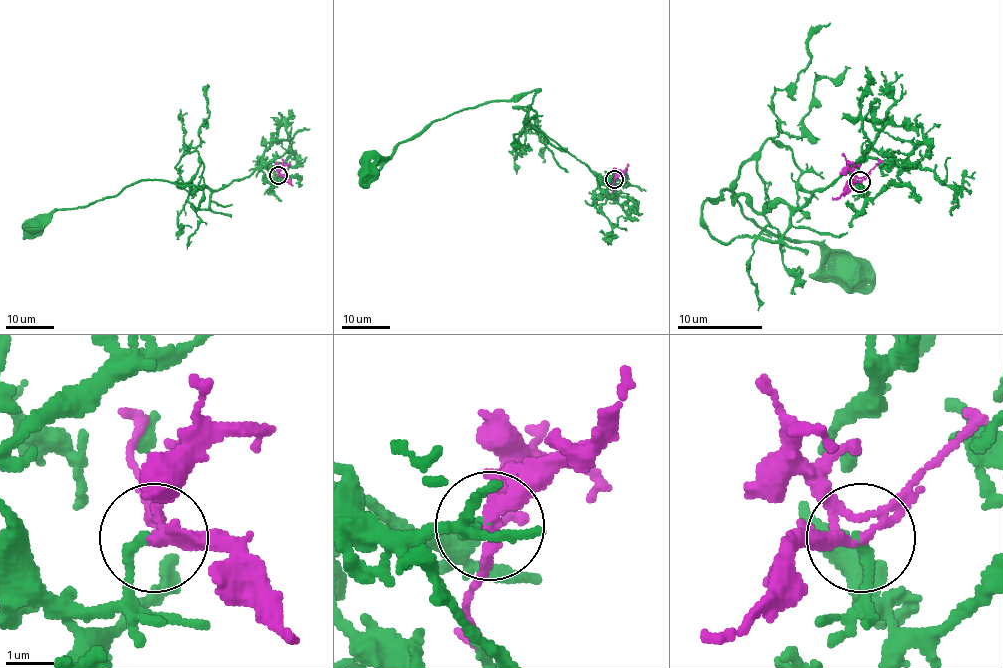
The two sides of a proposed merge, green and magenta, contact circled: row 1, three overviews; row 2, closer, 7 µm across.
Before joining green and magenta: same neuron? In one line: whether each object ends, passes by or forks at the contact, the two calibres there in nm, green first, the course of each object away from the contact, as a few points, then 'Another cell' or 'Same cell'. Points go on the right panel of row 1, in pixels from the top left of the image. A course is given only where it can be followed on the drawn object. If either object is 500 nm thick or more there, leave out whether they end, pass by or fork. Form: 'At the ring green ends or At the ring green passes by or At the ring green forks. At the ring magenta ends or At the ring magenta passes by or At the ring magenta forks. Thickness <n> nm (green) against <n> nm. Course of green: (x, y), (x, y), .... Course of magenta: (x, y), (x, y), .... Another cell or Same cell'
At the ring green ends. At the ring magenta forks. Thickness 200 nm (green) against 190 nm. Course of green: (859, 181), (817, 189), (772, 240), (719, 242), (703, 208), (728, 189), (872, 291). Course of magenta: (859, 181), (851, 181), (838, 198), (832, 200). Same cell

